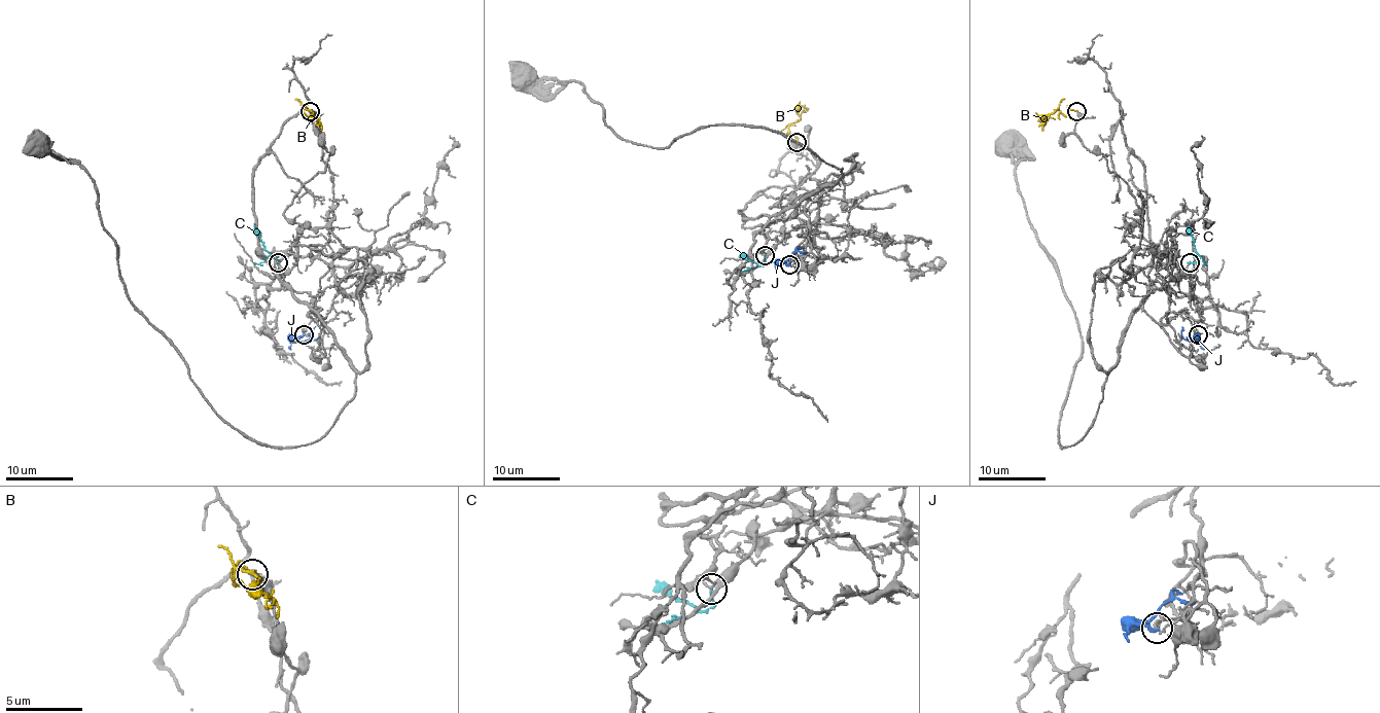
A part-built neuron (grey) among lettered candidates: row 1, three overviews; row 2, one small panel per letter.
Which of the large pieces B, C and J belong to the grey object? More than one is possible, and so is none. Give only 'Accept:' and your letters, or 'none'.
Accept: none

